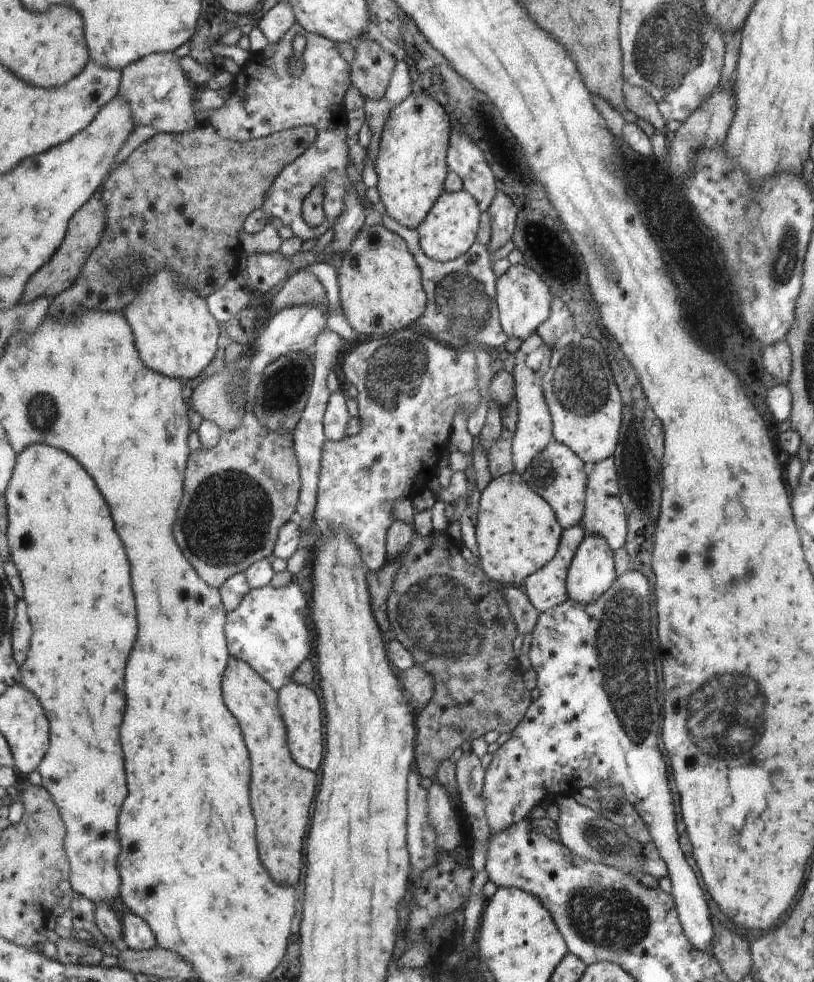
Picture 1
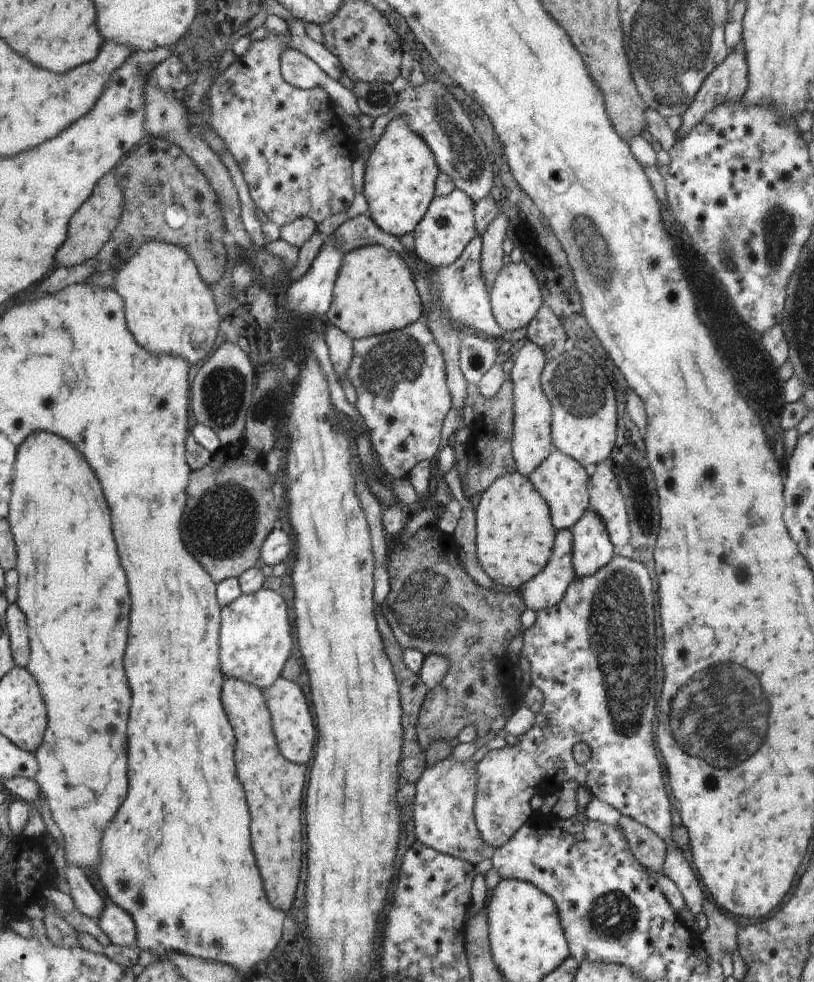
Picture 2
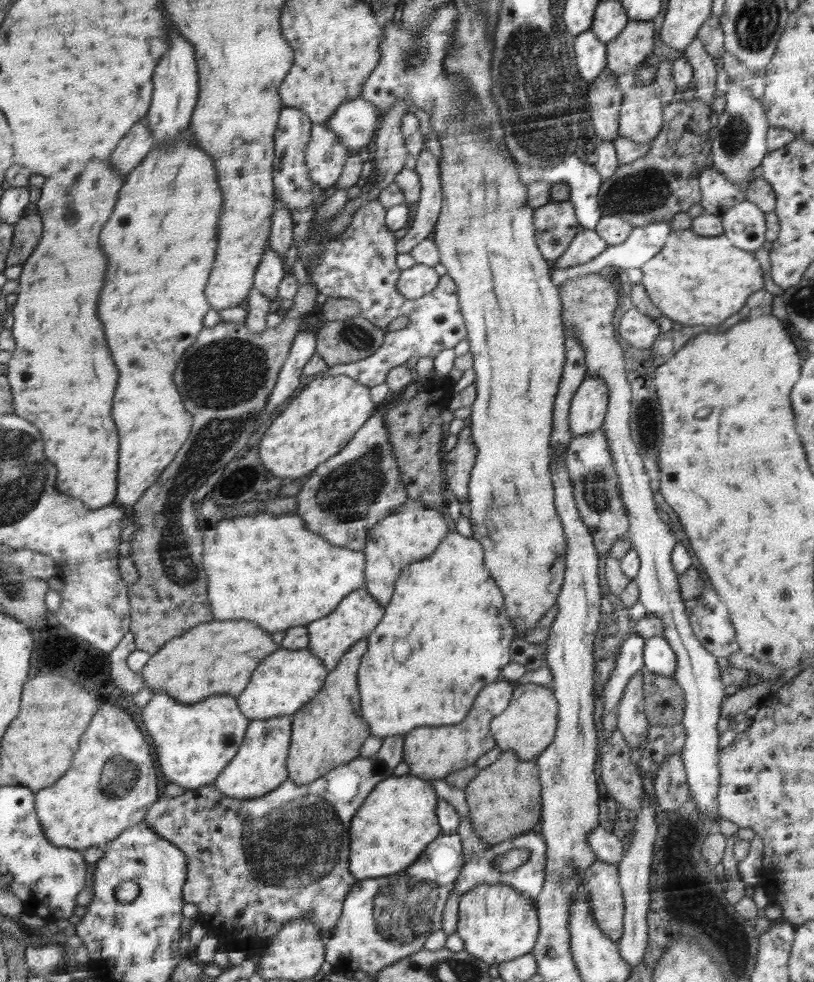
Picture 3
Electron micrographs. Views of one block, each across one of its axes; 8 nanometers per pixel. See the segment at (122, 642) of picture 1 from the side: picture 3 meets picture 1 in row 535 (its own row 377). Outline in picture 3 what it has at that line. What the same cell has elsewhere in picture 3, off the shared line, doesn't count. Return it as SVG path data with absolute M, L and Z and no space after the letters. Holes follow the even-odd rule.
M92 160L84 164L84 168L88 170L70 172L68 168L68 172L60 172L60 176L49 177L38 202L39 212L44 218L45 234L31 259L23 266L19 278L19 300L12 331L17 349L9 362L9 379L15 395L16 412L44 430L48 456L56 460L59 468L59 489L82 499L87 507L98 510L117 504L120 486L120 434L112 416L120 370L108 348L106 330L98 316L100 292L108 272L108 258L102 250L100 236L114 215L127 177L112 170L112 166L102 160Z

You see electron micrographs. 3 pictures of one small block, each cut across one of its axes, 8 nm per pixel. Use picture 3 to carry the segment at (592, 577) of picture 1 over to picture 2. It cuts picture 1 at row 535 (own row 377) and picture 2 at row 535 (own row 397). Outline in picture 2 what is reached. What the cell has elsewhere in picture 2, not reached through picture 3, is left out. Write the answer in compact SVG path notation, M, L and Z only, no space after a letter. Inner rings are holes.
M588 513L571 529L574 533L573 567L577 576L593 576L616 556L607 524L598 513Z

